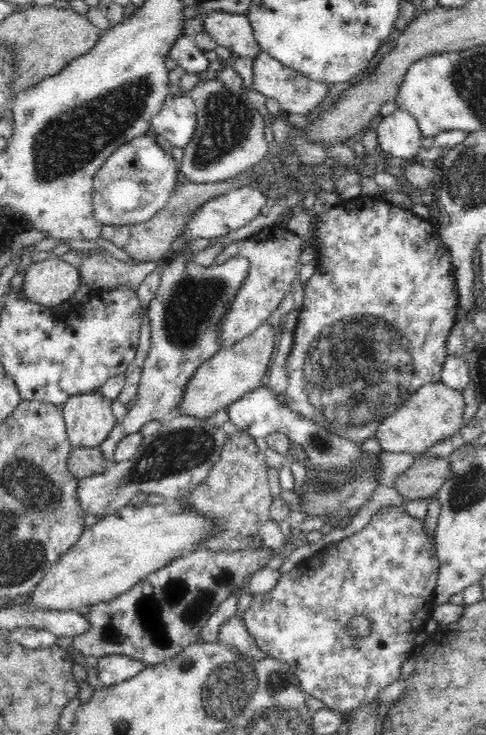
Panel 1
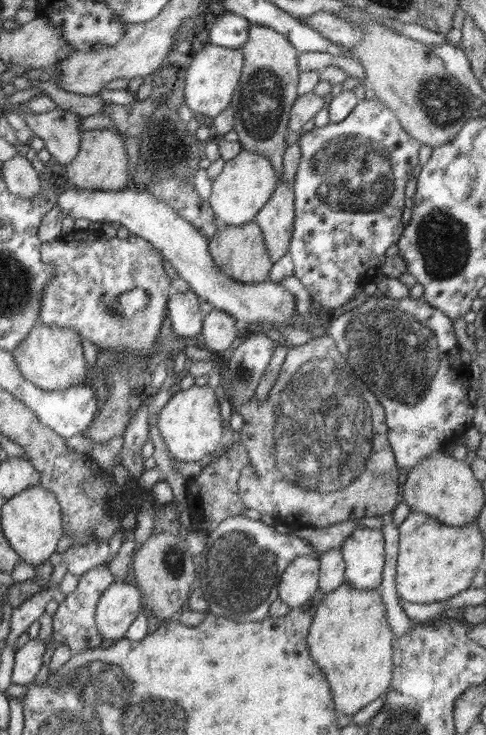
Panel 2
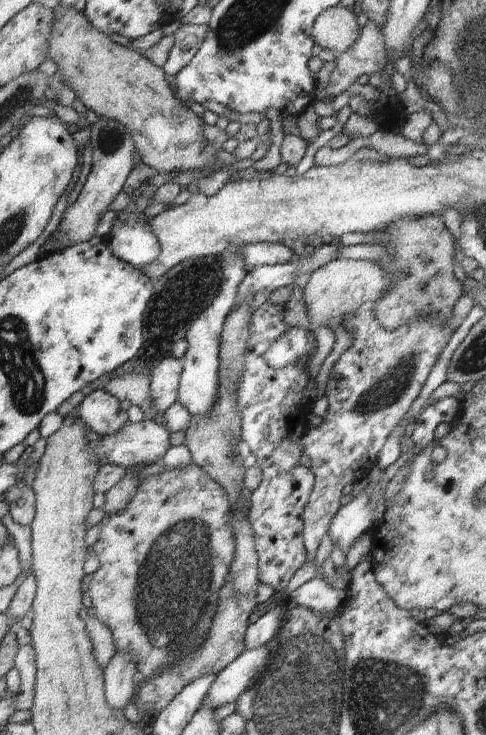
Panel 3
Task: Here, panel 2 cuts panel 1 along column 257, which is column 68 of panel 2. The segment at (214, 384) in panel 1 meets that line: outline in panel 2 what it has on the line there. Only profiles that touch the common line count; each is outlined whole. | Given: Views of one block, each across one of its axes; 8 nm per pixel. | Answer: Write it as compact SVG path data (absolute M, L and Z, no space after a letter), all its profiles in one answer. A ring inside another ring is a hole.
M41 323L34 327L15 352L12 352L18 369L26 380L42 390L66 390L90 382L91 369L84 357L82 338L75 331Z

